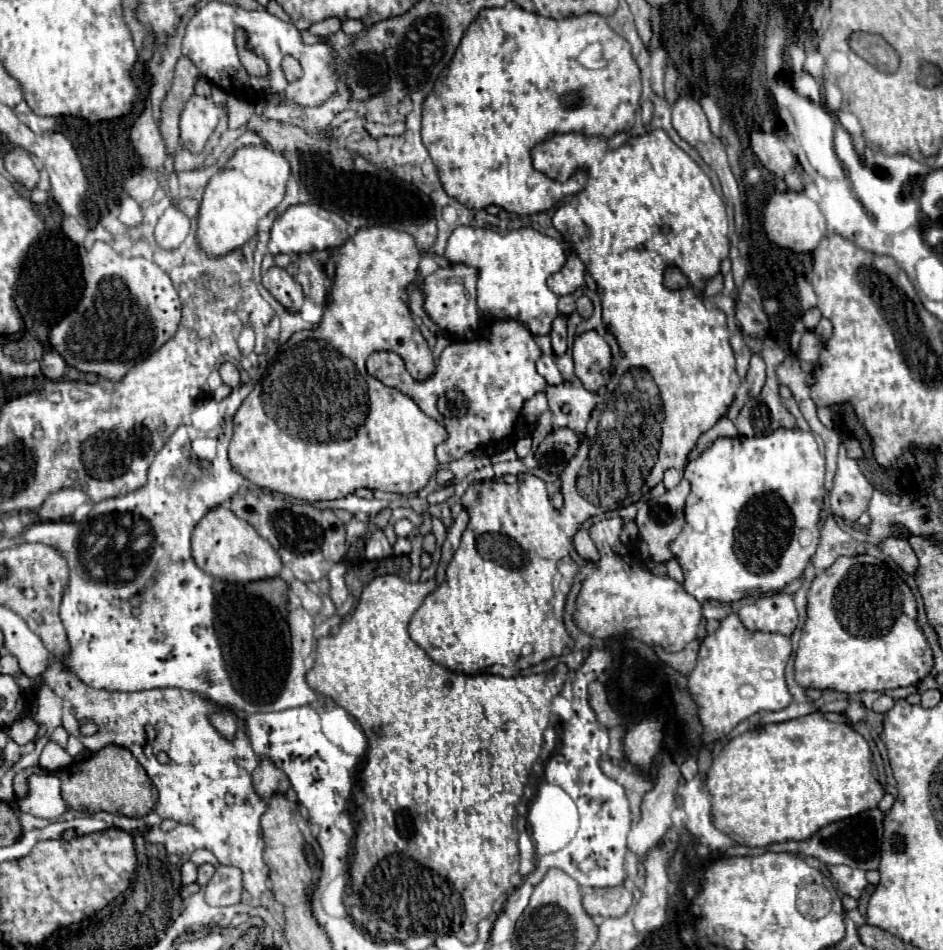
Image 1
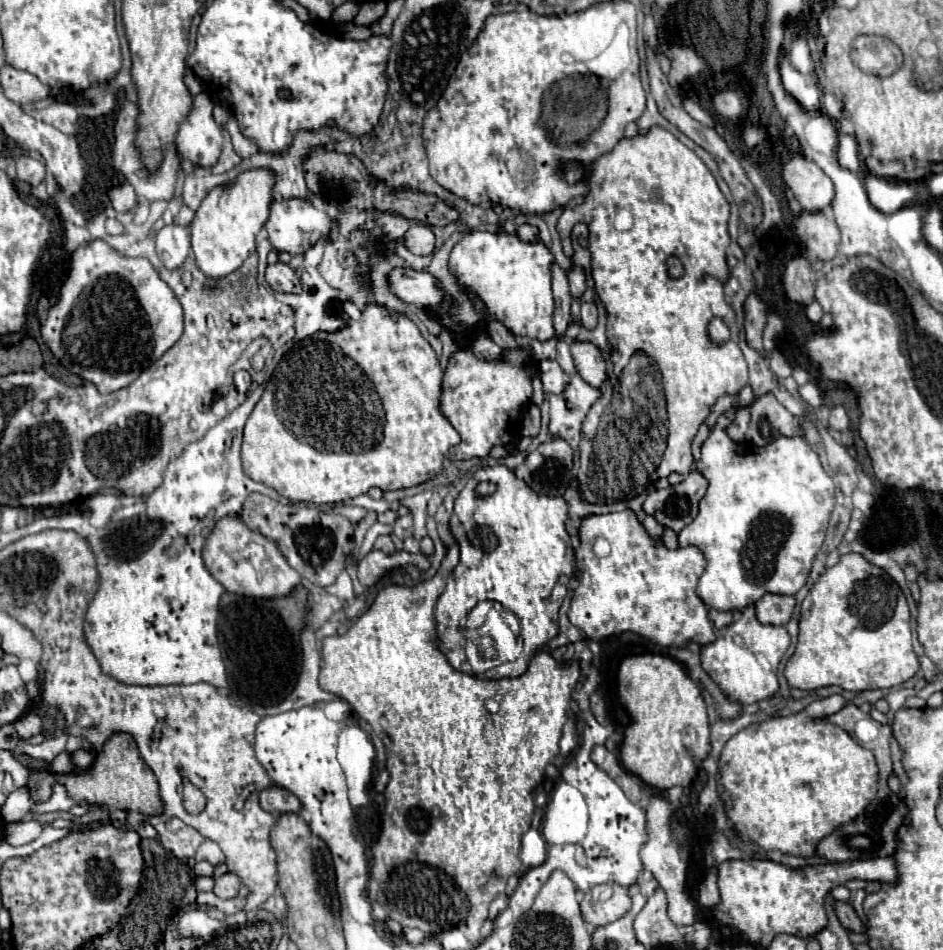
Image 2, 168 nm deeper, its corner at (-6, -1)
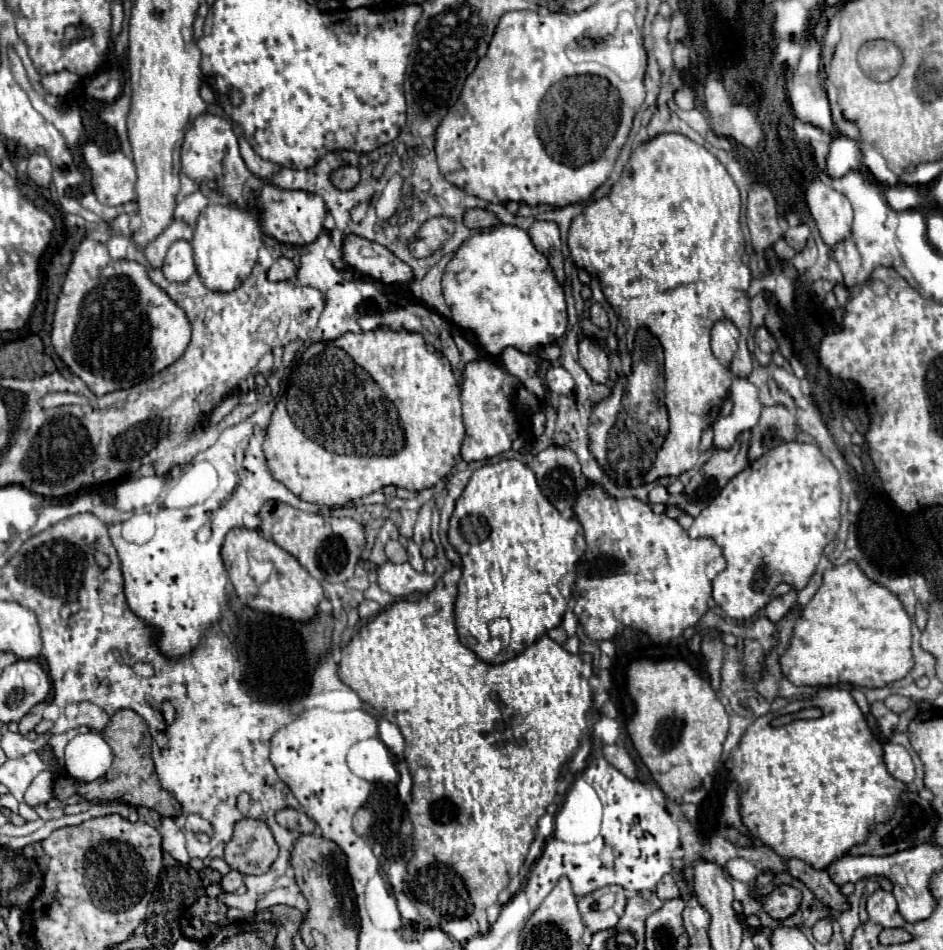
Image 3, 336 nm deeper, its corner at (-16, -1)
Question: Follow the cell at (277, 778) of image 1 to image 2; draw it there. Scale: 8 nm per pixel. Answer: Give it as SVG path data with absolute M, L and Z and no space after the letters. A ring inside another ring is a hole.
M272 785L270 789L260 791L260 807L274 815L282 813L298 813L302 809L300 801L286 789Z

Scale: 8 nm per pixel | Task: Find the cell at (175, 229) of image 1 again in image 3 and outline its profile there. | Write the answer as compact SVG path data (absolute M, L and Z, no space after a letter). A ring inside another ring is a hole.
M180 239L170 245L162 271L170 281L186 281L196 273L194 251L192 251L190 241Z

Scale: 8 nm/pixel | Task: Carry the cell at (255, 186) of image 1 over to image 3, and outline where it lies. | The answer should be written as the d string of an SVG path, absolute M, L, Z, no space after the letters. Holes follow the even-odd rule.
M210 203L196 221L196 231L192 239L196 271L204 285L212 291L232 291L236 289L252 271L258 249L262 247L262 225L260 215L254 209Z

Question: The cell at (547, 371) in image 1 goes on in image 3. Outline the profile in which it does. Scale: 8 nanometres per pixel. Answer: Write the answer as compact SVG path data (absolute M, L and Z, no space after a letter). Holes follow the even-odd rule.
M552 365L546 373L546 385L556 395L572 395L574 379L562 365Z

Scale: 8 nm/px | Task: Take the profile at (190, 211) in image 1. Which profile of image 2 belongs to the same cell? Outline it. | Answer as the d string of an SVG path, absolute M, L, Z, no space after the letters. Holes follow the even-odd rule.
M182 205L182 207L180 207L180 211L178 211L178 215L174 217L174 223L178 223L178 225L182 225L182 227L190 227L190 223L192 223L192 219L194 219L194 211L192 211L190 207L186 207L186 205Z

